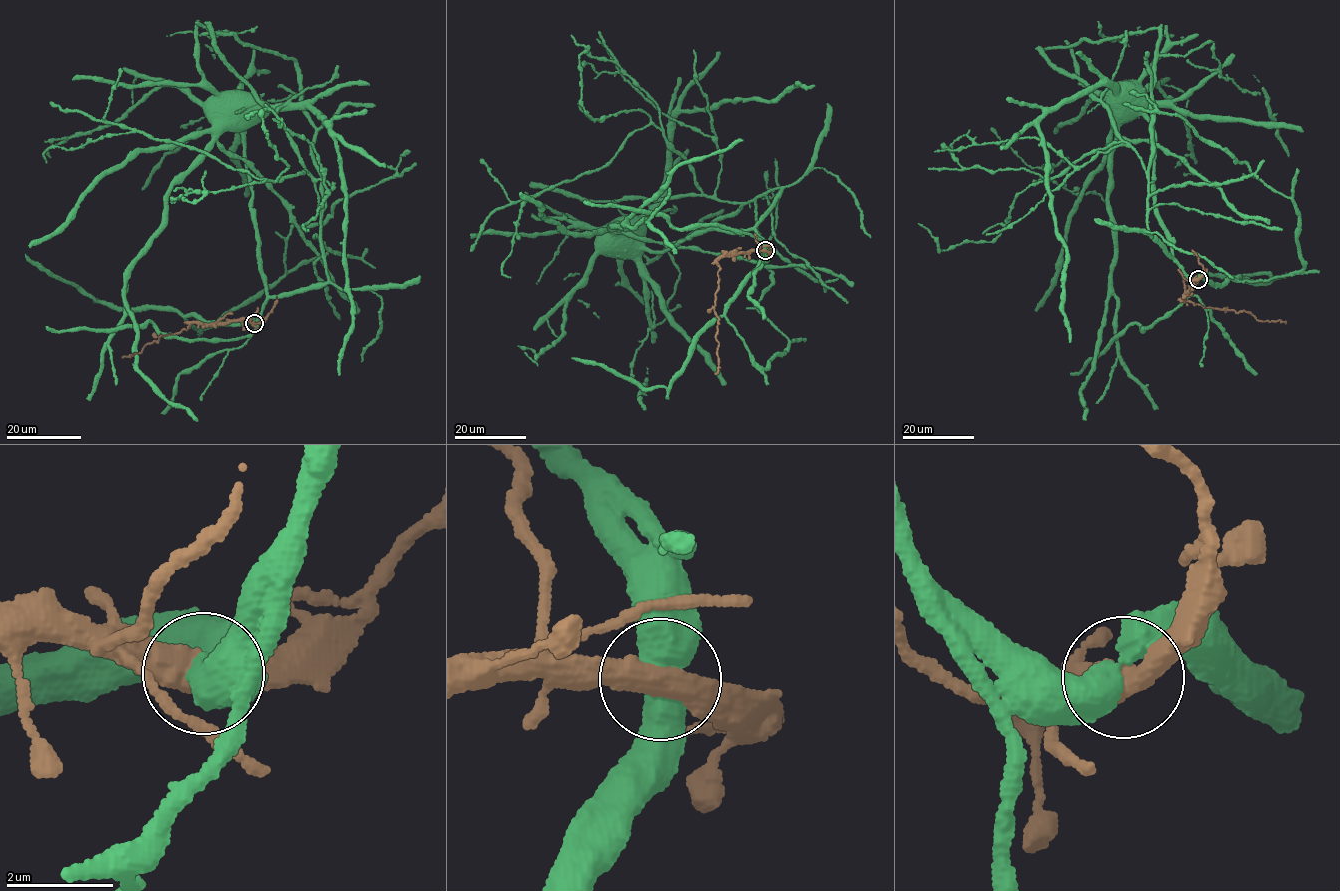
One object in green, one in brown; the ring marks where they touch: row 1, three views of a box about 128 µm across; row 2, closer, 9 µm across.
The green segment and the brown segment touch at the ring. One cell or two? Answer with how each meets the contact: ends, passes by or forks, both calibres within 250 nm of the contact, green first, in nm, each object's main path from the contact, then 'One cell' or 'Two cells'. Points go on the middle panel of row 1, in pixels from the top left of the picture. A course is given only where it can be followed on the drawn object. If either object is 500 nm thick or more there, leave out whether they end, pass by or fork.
Thickness 480 nm (green) against 500 nm. Course of green: (765, 250), (765, 243), (753, 229), (739, 234), (717, 229), (654, 253), (635, 233), (622, 227). Course of brown: (765, 251), (737, 252), (716, 262), (719, 267), (714, 306), (719, 343), (715, 374). Two cells

